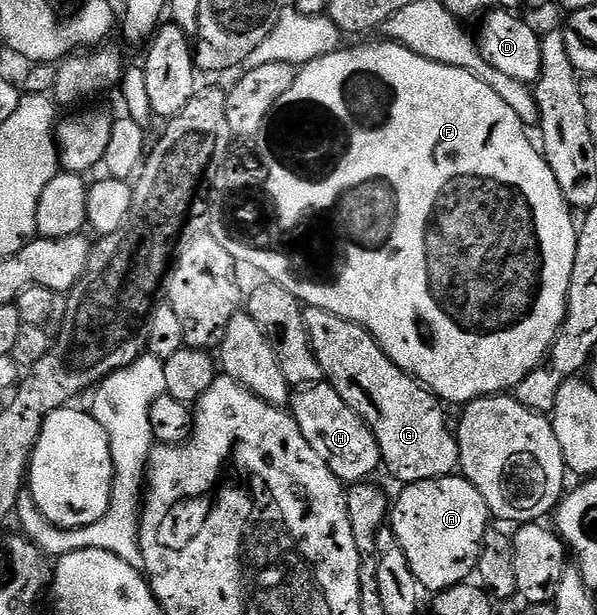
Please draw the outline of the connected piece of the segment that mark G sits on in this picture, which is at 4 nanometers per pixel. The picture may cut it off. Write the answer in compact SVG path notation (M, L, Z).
M310 306L304 311L304 322L325 383L331 384L336 394L340 394L340 398L344 398L344 402L348 402L348 406L352 406L352 410L370 427L380 446L385 471L390 471L396 479L402 480L403 485L452 476L459 471L457 435L452 431L451 425L450 428L446 425L443 405L429 388L419 384L413 376L391 362L373 336L351 320L340 318L323 308Z

